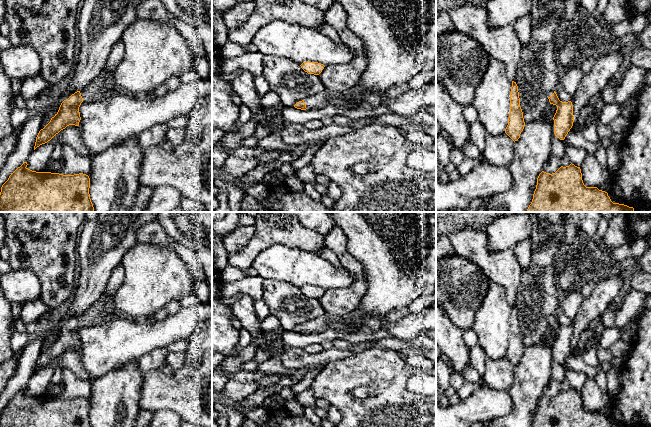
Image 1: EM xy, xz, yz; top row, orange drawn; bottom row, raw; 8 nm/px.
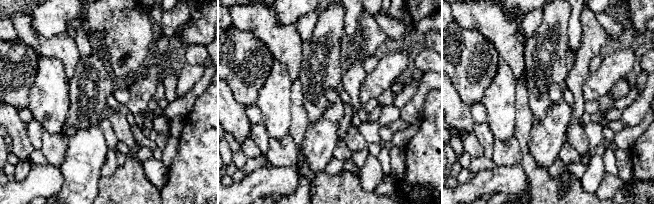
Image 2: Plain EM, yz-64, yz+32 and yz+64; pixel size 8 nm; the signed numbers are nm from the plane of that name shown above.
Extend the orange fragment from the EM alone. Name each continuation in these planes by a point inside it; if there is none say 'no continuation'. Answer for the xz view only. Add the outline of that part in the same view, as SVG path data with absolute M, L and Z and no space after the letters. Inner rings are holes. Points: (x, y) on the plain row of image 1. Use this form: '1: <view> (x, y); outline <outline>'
1: xz (319, 325); outline M324 316L319 319L315 319L304 323L306 332L308 334L311 334L311 333L321 333L325 331L326 329L328 329L330 319L331 318L329 316Z

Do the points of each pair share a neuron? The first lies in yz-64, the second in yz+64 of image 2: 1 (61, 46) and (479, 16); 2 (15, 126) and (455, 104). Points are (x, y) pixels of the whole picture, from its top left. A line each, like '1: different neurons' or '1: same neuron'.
1: same neuron
2: same neuron

